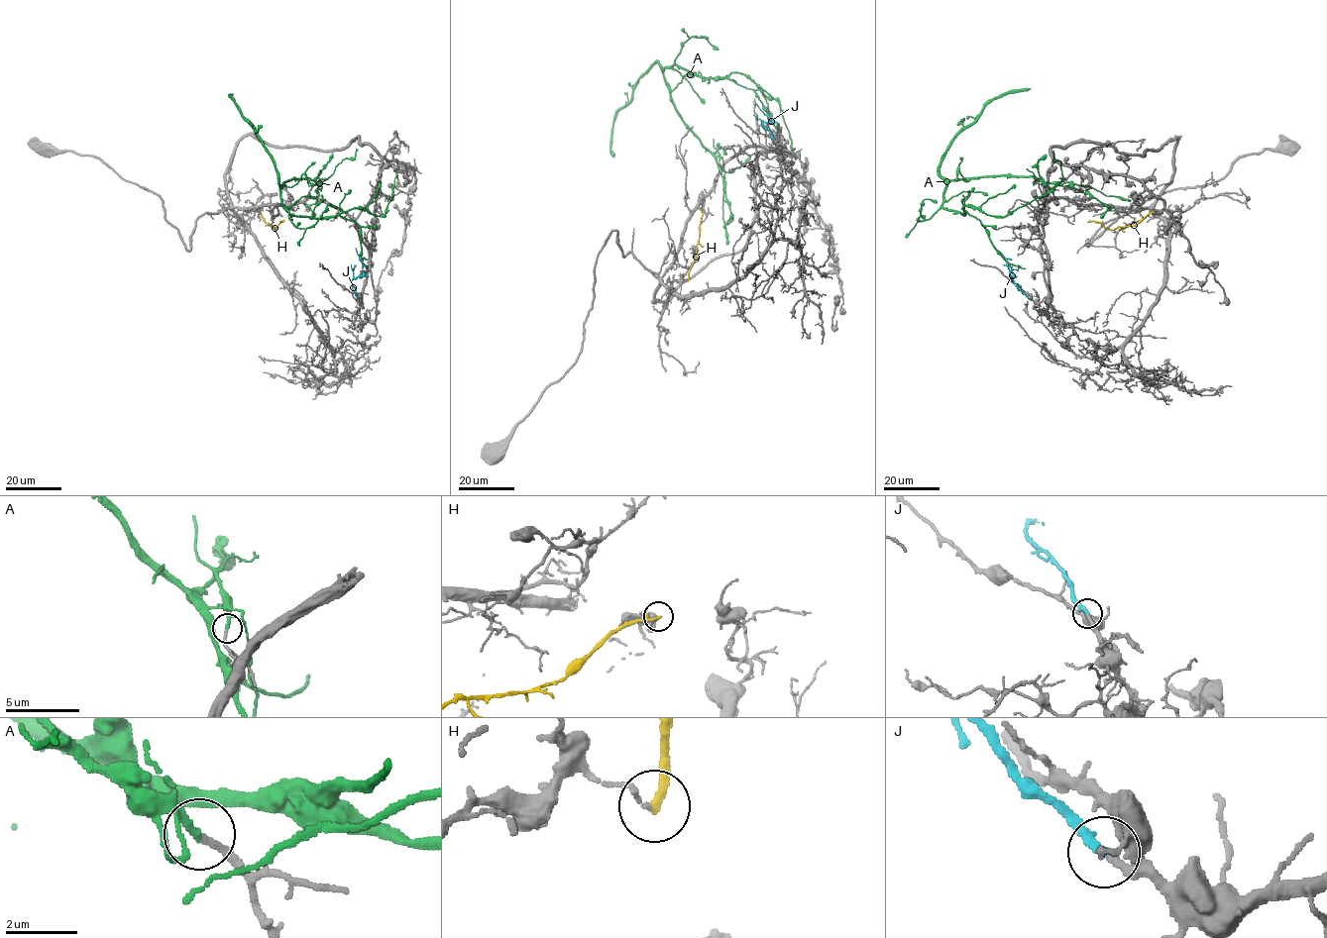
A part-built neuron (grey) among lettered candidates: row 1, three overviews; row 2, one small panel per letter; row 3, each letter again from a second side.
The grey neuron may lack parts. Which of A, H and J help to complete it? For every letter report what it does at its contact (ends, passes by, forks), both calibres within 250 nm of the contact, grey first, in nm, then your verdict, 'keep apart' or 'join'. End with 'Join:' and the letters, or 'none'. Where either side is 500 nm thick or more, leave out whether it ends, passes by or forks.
A: it passes by; 190 nm thick on the grey side, 170 nm on the other; keep apart
H: it ends there; 110 nm thick on the grey side, 200 nm on the other; keep apart
J: it ends there; 240 nm thick on the grey side, 260 nm on the other; join
Join: J

